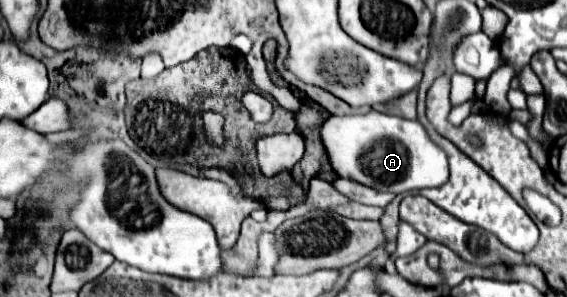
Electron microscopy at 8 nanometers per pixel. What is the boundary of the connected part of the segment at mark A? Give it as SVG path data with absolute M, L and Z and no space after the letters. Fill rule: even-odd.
M375 110L361 116L331 116L321 126L321 140L337 176L377 190L401 194L437 188L449 178L445 152L429 138L427 130L417 120L405 120Z

